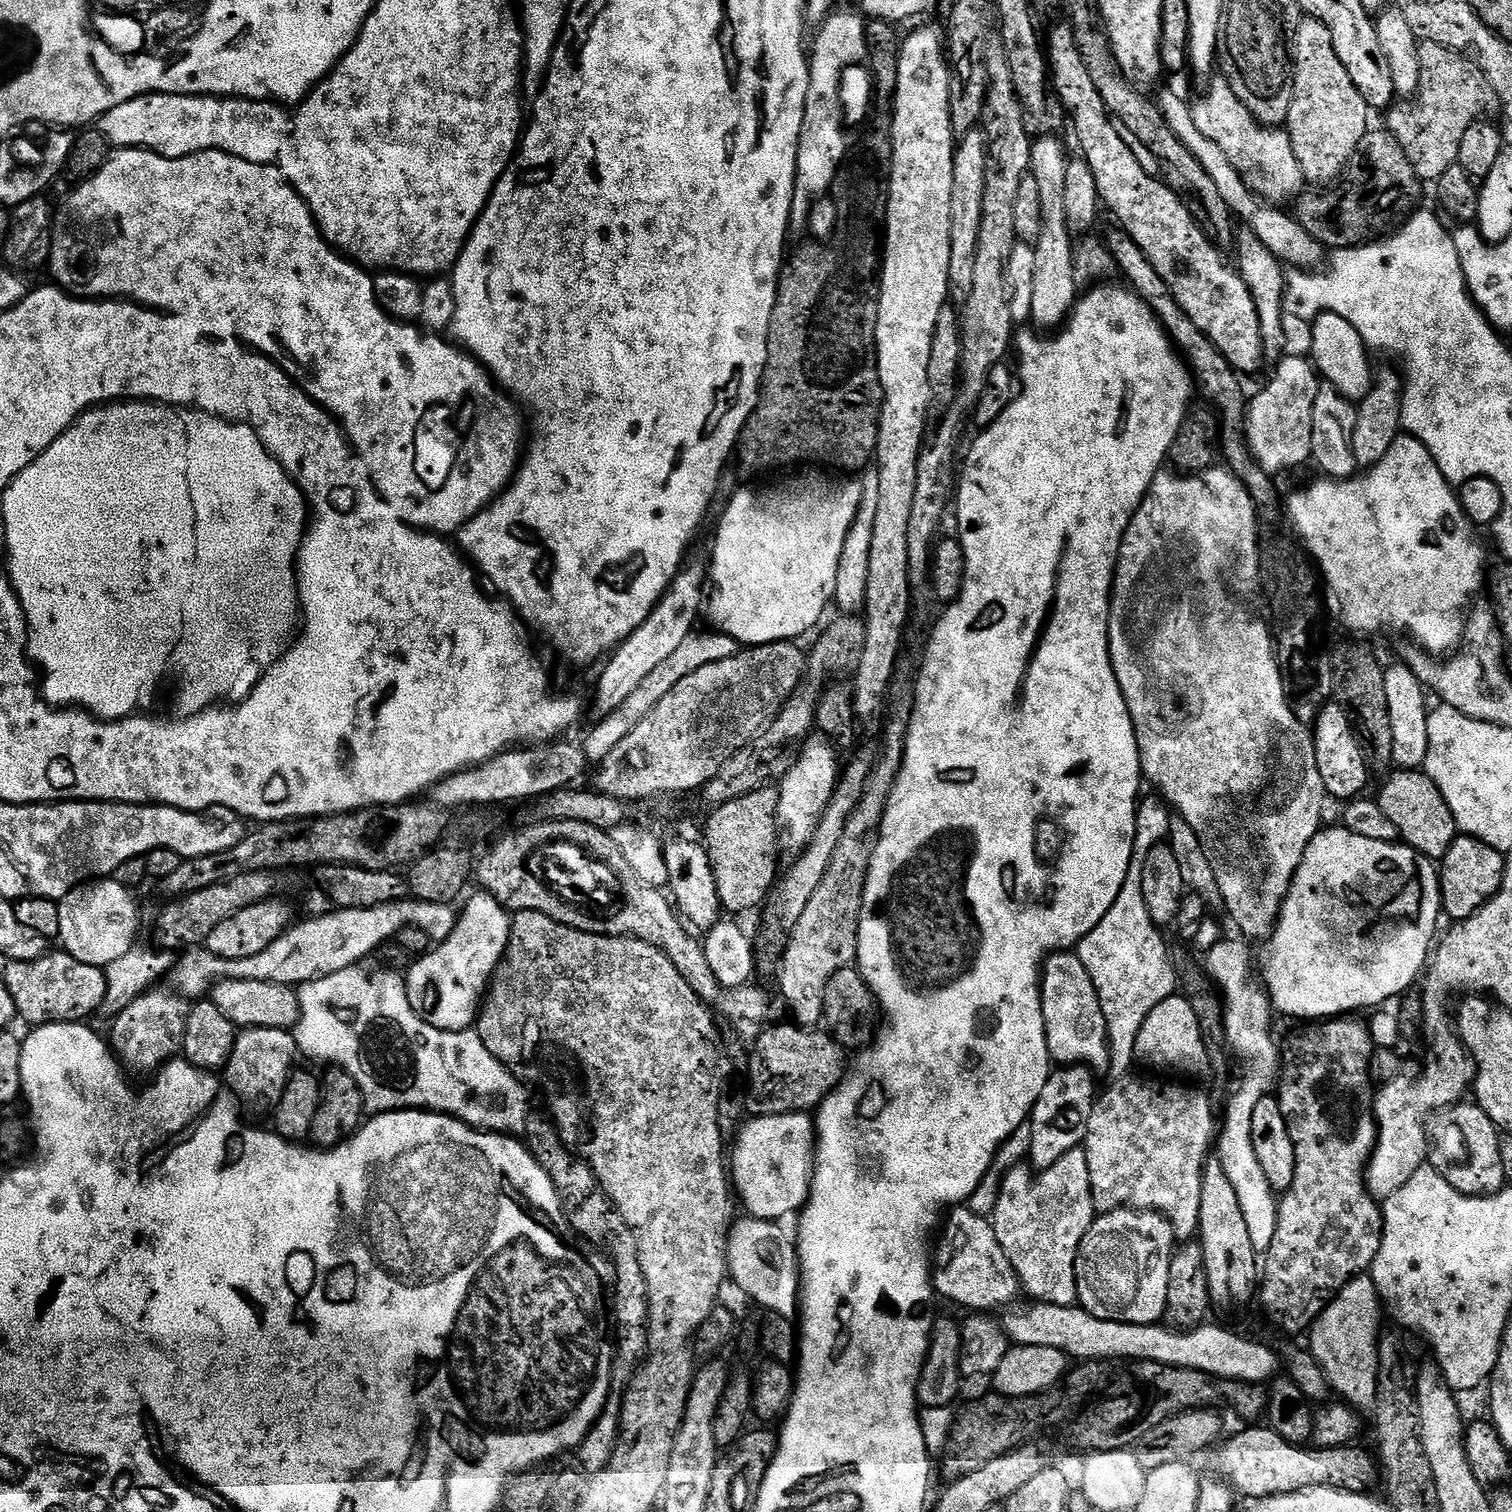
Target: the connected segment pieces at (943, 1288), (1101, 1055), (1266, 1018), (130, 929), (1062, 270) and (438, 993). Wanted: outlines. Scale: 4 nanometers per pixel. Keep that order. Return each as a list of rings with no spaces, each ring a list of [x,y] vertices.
[[[956,1206],[947,1213],[939,1236],[940,1245],[937,1248],[935,1245],[932,1264],[932,1287],[937,1297],[945,1296],[950,1303],[957,1304],[960,1308],[973,1308],[971,1311],[976,1314],[989,1313],[990,1308],[1004,1310],[1017,1303],[1016,1295],[1021,1295],[1022,1292],[1020,1280],[1016,1276],[1014,1266],[1010,1266],[1010,1258],[1006,1258],[1002,1246],[998,1246],[991,1219],[979,1216],[968,1206]]]
[[[1068,950],[1049,955],[1040,977],[1040,1002],[1046,1026],[1046,1046],[1053,1065],[1087,1066],[1092,1070],[1109,1067],[1106,1018],[1094,982],[1090,982],[1088,968],[1079,955]]]
[[[1221,938],[1212,949],[1206,953],[1208,967],[1206,972],[1218,985],[1222,993],[1222,1003],[1225,1022],[1225,1045],[1245,1063],[1244,1082],[1236,1094],[1232,1095],[1220,1135],[1226,1144],[1251,1145],[1251,1119],[1254,1106],[1266,1095],[1271,1095],[1277,1085],[1282,1063],[1279,1045],[1275,1044],[1272,1036],[1272,1016],[1274,1009],[1268,993],[1257,973],[1254,971],[1254,952],[1247,948],[1249,945],[1243,939],[1228,940]]]
[[[100,878],[81,883],[59,901],[59,943],[63,951],[68,952],[78,962],[96,967],[107,967],[110,962],[122,958],[135,945],[138,930],[138,908],[132,898],[133,893],[124,888],[114,878]]]
[[[1040,138],[1035,141],[1031,145],[1031,153],[1030,153],[1030,160],[1032,160],[1032,168],[1030,168],[1030,175],[1034,178],[1034,181],[1038,184],[1038,198],[1040,199],[1040,229],[1038,231],[1038,235],[1035,237],[1034,240],[1034,247],[1036,253],[1034,254],[1034,302],[1032,303],[1032,315],[1030,317],[1031,323],[1036,323],[1037,329],[1040,328],[1052,328],[1048,330],[1056,330],[1061,327],[1067,321],[1071,311],[1076,306],[1076,302],[1078,299],[1078,289],[1074,286],[1073,281],[1073,263],[1071,262],[1072,258],[1072,245],[1073,245],[1073,237],[1070,235],[1068,226],[1067,226],[1067,218],[1066,212],[1063,210],[1063,191],[1066,187],[1066,170],[1069,161],[1064,158],[1064,152],[1061,146],[1054,141],[1054,138]]]
[[[481,891],[479,893],[480,900],[472,900],[465,906],[464,912],[462,908],[462,915],[458,920],[458,931],[455,933],[454,942],[441,943],[436,948],[437,952],[431,953],[432,964],[416,964],[409,972],[406,972],[406,983],[408,986],[408,997],[410,998],[410,1006],[416,1013],[423,1018],[430,1026],[434,1026],[438,1030],[446,1030],[447,1032],[467,1032],[476,1023],[477,1015],[482,1007],[482,1001],[488,991],[489,984],[492,983],[492,976],[496,973],[496,968],[500,965],[500,960],[504,956],[504,951],[508,949],[508,939],[510,938],[510,930],[512,929],[512,916],[506,909],[495,900],[488,892]]]

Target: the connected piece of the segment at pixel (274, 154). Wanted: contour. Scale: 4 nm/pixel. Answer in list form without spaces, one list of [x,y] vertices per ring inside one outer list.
[[[161,92],[138,94],[122,106],[114,106],[98,121],[98,130],[108,140],[113,149],[144,148],[156,152],[167,160],[182,158],[198,152],[214,154],[215,158],[241,158],[242,161],[255,164],[275,163],[282,146],[285,145],[291,132],[291,117],[281,105],[271,101],[242,100],[239,97],[213,96],[171,96]]]

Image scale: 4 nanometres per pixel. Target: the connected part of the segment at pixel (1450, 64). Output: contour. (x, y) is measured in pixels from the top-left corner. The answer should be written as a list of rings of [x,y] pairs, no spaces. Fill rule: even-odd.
[[[1429,40],[1419,45],[1419,59],[1421,76],[1416,95],[1403,102],[1393,103],[1387,109],[1386,128],[1402,146],[1417,177],[1421,181],[1436,182],[1450,165],[1457,163],[1459,144],[1467,128],[1485,115],[1483,102],[1472,100],[1472,92],[1479,88],[1487,89],[1488,80],[1480,67],[1467,56]],[[1463,104],[1468,104],[1469,109],[1460,108]]]

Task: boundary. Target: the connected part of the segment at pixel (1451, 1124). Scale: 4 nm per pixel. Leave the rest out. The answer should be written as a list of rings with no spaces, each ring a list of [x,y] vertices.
[[[1459,1102],[1435,1113],[1436,1125],[1430,1128],[1430,1164],[1467,1196],[1492,1196],[1506,1187],[1500,1153],[1501,1133],[1495,1122],[1475,1102]]]

